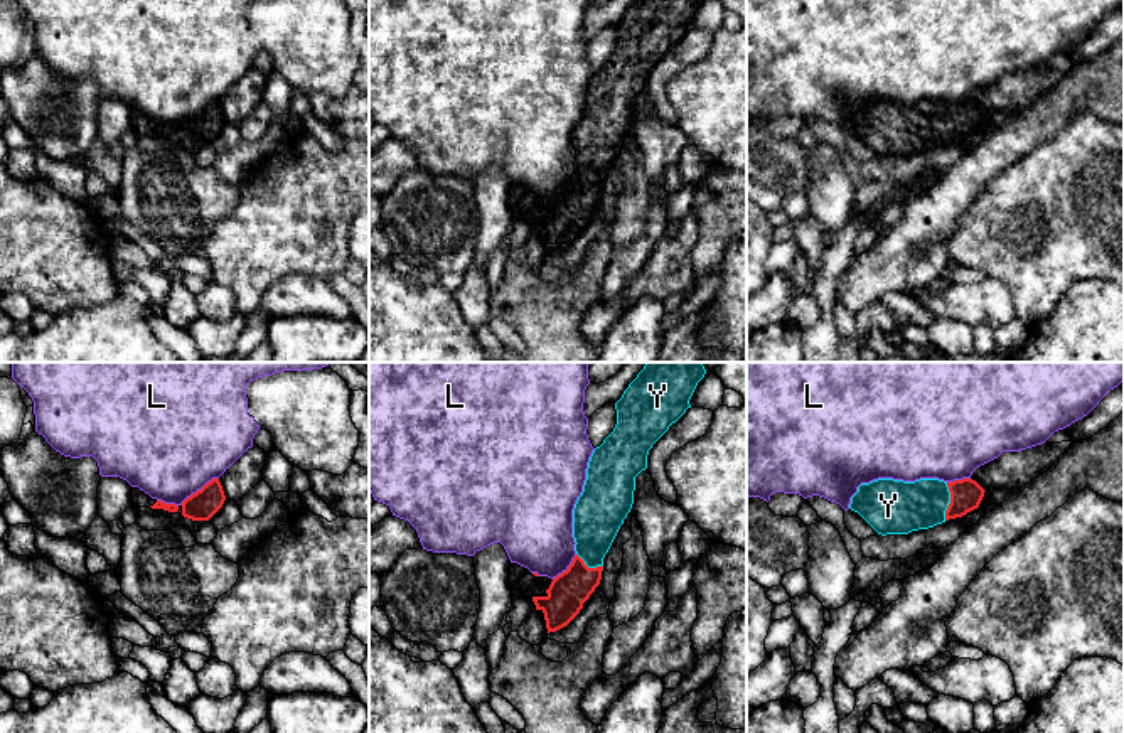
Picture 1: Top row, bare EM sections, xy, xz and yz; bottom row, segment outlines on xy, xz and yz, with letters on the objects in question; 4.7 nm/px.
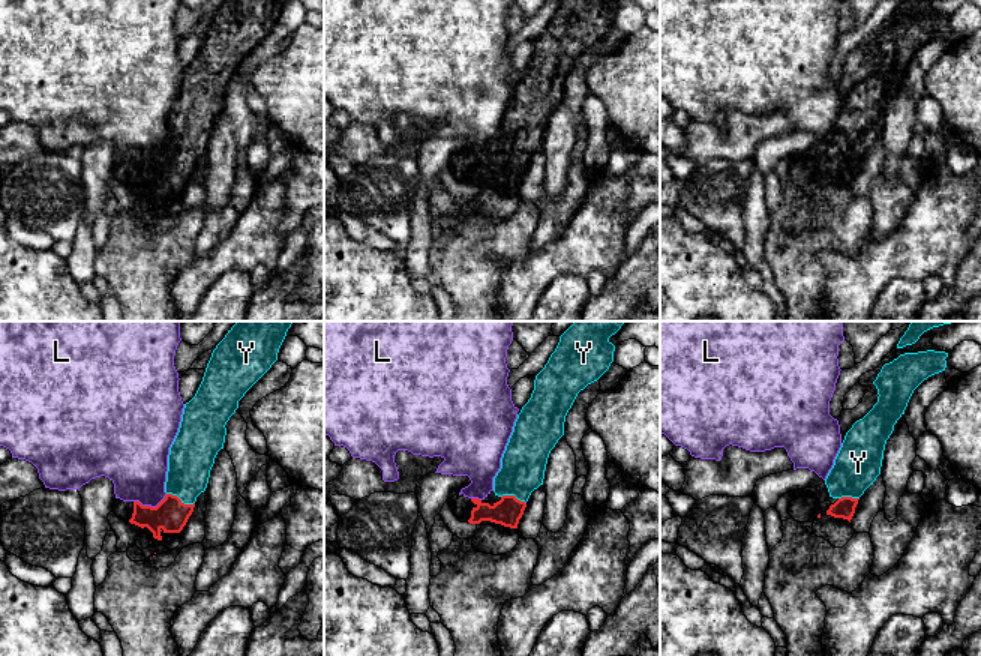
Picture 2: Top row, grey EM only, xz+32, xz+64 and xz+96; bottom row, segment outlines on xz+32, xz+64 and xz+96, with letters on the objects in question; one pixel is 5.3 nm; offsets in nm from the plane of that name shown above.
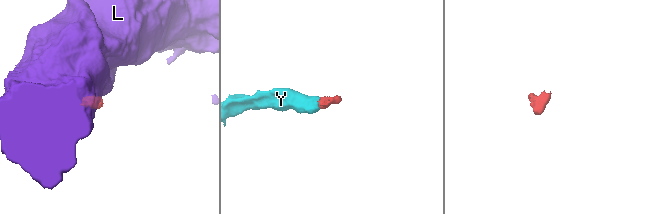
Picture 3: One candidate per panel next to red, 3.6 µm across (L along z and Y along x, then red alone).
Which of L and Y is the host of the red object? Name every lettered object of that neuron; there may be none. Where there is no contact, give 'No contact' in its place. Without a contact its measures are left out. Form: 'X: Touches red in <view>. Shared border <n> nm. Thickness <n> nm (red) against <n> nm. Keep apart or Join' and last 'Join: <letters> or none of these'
L: Touches red in xy. Shared border 320 nm. Thickness 140 nm (red) against 480 nm. Keep apart
Y: Touches red in yz. Shared border 180 nm. Thickness 150 nm (red) against 260 nm. Join
Join: Y

